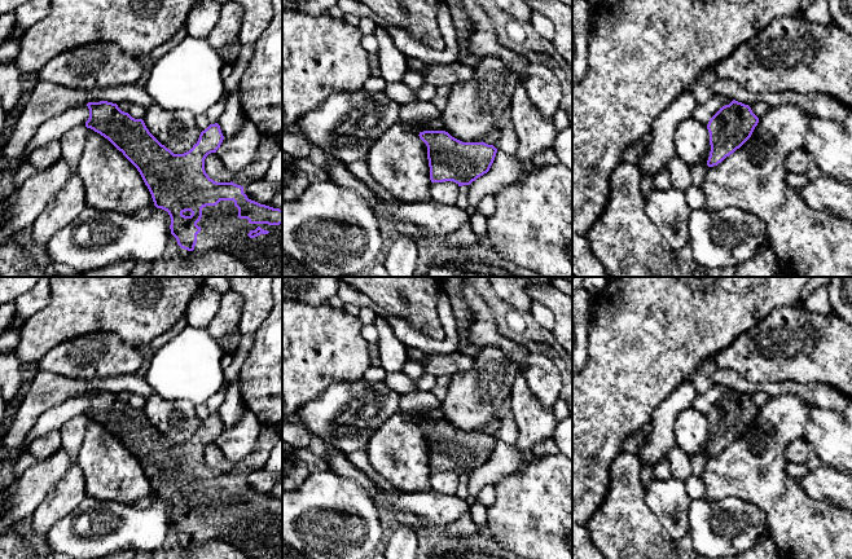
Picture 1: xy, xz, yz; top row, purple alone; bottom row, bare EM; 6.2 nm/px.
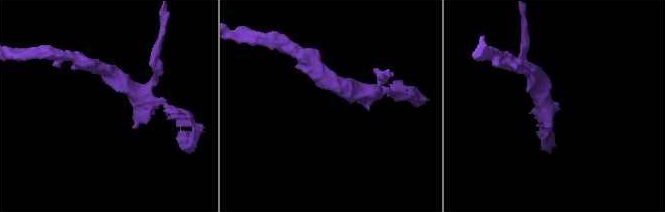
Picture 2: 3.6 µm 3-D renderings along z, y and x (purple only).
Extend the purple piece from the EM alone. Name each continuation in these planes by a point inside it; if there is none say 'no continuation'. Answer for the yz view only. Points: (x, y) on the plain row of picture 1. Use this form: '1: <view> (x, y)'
no continuation

